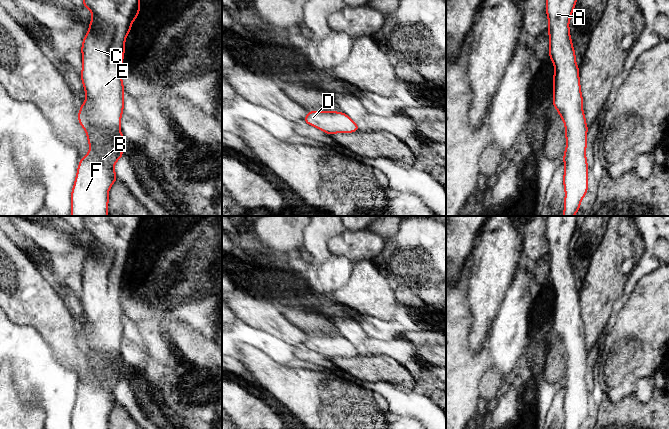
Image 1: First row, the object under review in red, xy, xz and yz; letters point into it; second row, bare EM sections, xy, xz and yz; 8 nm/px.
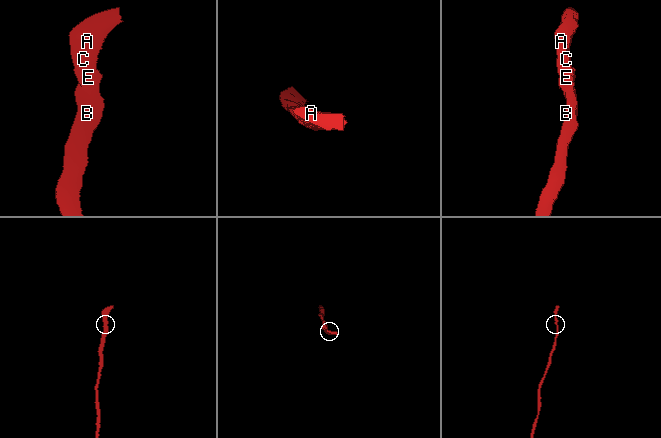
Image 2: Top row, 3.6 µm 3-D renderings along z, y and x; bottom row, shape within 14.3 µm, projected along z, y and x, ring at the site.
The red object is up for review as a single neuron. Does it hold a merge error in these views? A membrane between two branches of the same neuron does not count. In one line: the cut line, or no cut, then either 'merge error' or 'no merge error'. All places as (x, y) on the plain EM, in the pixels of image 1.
no cut; no merge error

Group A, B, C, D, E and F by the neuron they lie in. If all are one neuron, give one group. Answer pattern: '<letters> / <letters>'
A B C D E F

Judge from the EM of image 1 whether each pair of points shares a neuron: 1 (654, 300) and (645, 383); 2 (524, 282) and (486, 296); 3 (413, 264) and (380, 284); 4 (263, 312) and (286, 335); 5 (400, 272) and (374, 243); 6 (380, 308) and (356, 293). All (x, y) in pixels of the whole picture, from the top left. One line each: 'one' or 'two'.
1: two
2: two
3: two
4: one
5: two
6: one

